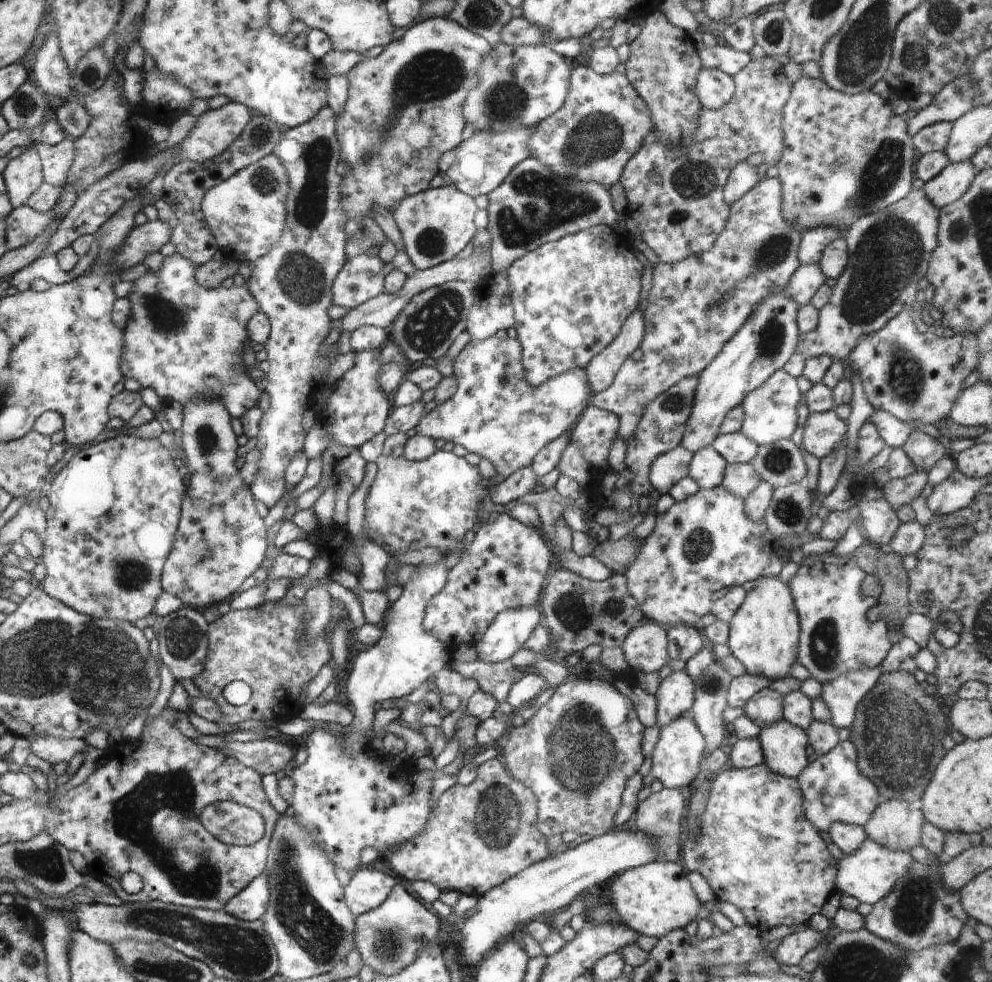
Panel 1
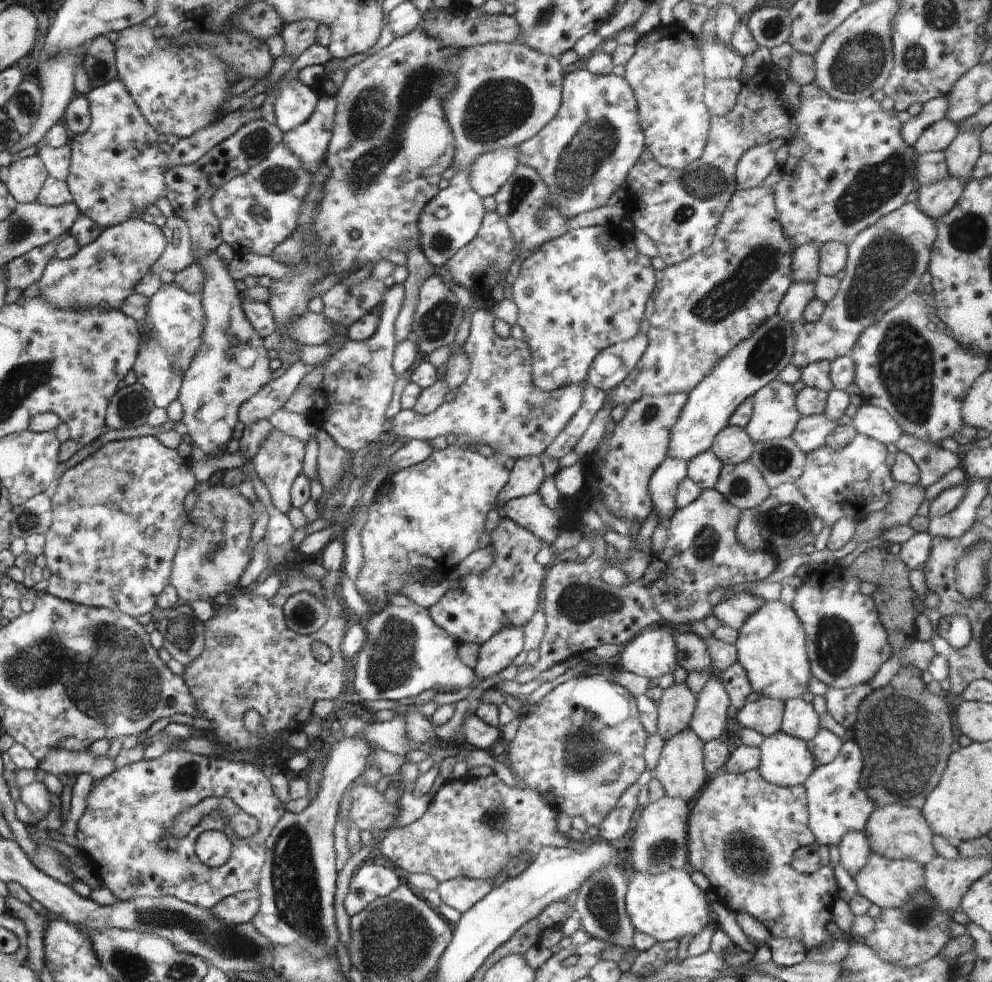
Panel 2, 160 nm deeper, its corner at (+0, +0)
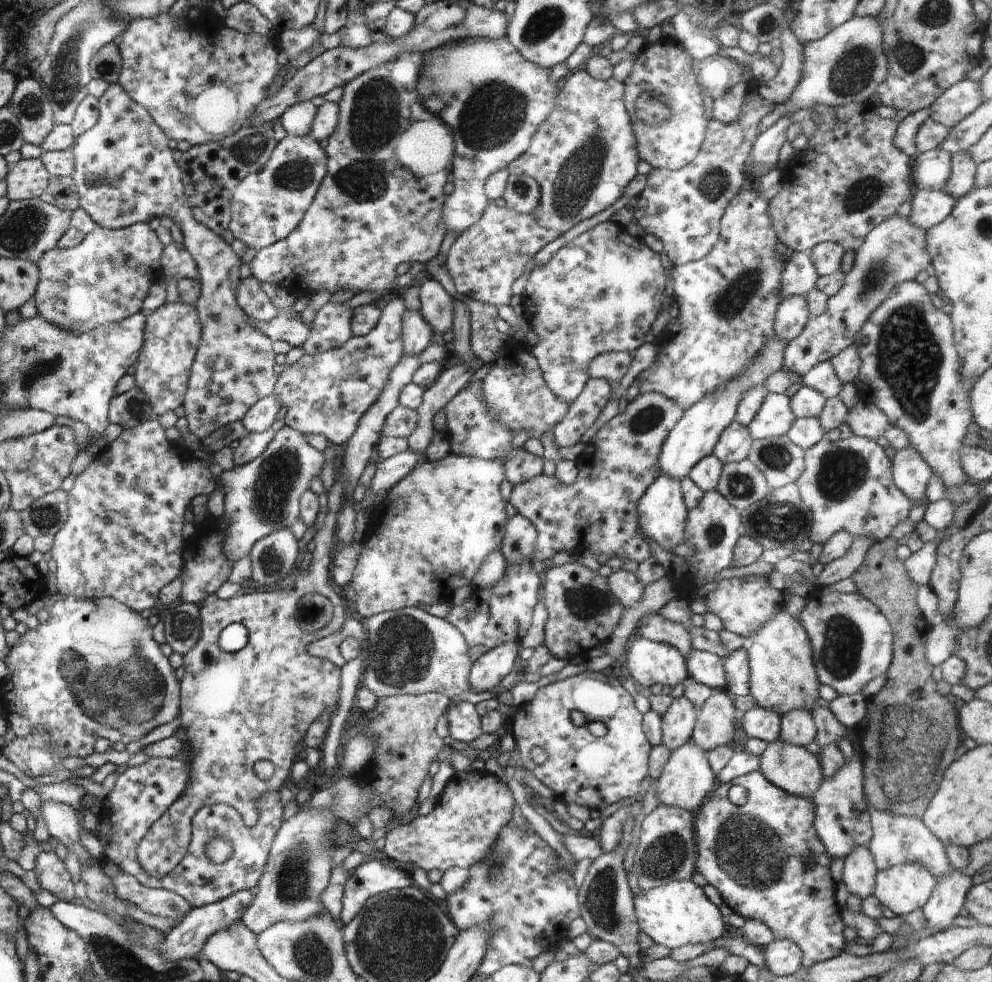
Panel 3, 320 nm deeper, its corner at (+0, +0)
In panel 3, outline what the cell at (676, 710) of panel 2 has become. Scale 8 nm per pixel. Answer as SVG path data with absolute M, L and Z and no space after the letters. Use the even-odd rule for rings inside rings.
M673 699L662 719L662 744L670 751L675 751L683 744L692 742L691 736L697 723L698 709L690 699Z

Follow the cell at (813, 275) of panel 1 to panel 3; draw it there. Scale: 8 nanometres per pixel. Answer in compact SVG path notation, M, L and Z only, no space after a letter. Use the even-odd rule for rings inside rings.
M794 295L780 300L773 327L778 339L789 343L796 338L810 320L806 295Z

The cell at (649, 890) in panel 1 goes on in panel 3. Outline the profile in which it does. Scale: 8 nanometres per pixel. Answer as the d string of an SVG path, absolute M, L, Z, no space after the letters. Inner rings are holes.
M692 879L672 881L656 889L640 889L633 897L634 908L642 933L646 933L654 943L675 949L684 945L704 945L721 940L726 924L722 920L720 909L705 895L704 889L697 886Z

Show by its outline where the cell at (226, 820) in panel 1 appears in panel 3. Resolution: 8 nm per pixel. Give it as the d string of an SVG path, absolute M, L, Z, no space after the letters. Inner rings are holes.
M419 354L402 355L400 362L389 374L388 382L380 396L374 404L361 416L357 429L353 435L343 444L343 468L342 477L337 480L328 490L328 513L324 518L322 529L316 534L314 540L314 556L307 560L309 569L303 572L300 568L298 577L286 588L273 588L270 592L250 592L235 595L233 598L223 600L216 593L206 596L199 604L201 620L201 635L198 642L192 647L190 652L183 656L184 675L180 682L181 693L179 700L179 717L181 723L181 736L191 746L192 762L190 764L188 786L182 796L174 801L174 806L170 805L170 810L166 809L166 814L162 813L162 822L150 830L146 835L146 842L142 846L137 846L137 861L142 862L141 866L146 866L150 870L150 875L160 879L162 876L172 872L177 864L186 856L191 837L191 820L194 813L202 807L222 803L230 805L240 814L243 823L247 827L253 827L259 819L259 799L264 793L279 791L287 784L291 766L296 762L297 754L303 746L304 738L310 725L330 706L337 704L339 690L341 687L341 668L334 663L320 657L312 656L306 648L310 642L324 638L338 632L343 627L344 621L348 617L348 605L340 594L336 594L330 570L334 549L334 531L337 523L337 516L340 507L352 497L350 489L358 485L364 468L372 458L372 450L379 442L381 430L386 417L399 405L399 394L408 384L413 382L413 374L420 368L421 360ZM310 593L316 593L328 598L333 604L333 619L316 632L303 631L297 624L297 612L299 611L299 600ZM232 622L243 624L248 631L248 642L242 650L236 652L224 652L220 650L217 640L219 634ZM258 760L268 760L275 766L273 776L268 780L261 780L254 773L254 764Z

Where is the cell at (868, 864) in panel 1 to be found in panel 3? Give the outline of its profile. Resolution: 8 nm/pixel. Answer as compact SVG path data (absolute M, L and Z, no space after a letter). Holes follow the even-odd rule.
M904 863L879 870L875 881L873 895L898 917L920 910L937 883L934 875L918 863Z

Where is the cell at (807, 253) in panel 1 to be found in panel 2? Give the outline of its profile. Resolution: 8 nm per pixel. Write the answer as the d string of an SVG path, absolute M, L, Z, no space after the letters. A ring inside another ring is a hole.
M809 242L794 248L791 262L793 282L815 282L819 277L819 245Z

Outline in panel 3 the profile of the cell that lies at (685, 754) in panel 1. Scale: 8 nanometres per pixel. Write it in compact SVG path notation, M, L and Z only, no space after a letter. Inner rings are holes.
M688 742L670 753L662 774L657 778L656 792L663 805L686 809L695 814L718 783L706 753L694 743Z

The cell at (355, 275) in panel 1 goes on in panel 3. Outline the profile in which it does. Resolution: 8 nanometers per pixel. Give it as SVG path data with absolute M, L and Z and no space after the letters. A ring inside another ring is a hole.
M342 304L324 305L315 315L309 337L303 349L307 355L316 356L321 352L342 346L353 334L351 320L353 310Z

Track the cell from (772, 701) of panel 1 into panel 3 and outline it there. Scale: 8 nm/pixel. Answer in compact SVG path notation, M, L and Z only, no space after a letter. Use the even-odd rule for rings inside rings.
M756 706L746 711L740 722L748 738L773 743L781 735L781 716L771 710Z

